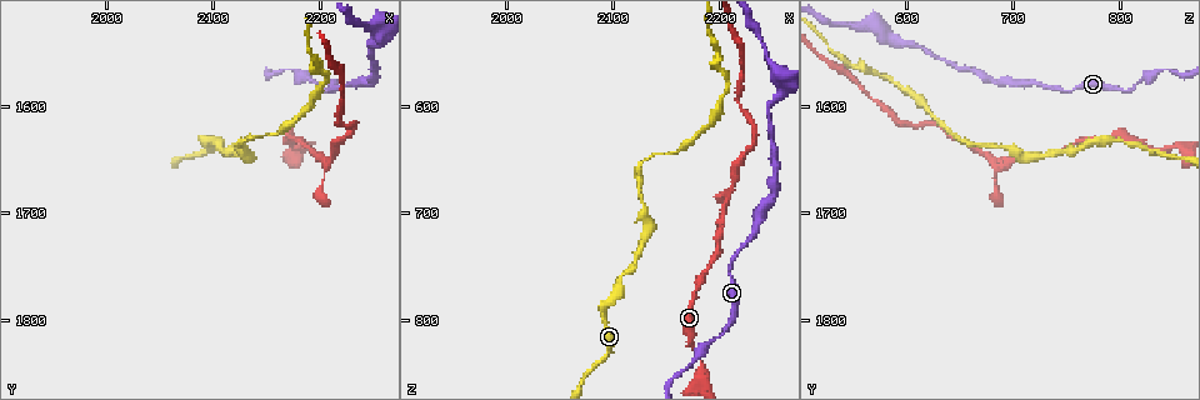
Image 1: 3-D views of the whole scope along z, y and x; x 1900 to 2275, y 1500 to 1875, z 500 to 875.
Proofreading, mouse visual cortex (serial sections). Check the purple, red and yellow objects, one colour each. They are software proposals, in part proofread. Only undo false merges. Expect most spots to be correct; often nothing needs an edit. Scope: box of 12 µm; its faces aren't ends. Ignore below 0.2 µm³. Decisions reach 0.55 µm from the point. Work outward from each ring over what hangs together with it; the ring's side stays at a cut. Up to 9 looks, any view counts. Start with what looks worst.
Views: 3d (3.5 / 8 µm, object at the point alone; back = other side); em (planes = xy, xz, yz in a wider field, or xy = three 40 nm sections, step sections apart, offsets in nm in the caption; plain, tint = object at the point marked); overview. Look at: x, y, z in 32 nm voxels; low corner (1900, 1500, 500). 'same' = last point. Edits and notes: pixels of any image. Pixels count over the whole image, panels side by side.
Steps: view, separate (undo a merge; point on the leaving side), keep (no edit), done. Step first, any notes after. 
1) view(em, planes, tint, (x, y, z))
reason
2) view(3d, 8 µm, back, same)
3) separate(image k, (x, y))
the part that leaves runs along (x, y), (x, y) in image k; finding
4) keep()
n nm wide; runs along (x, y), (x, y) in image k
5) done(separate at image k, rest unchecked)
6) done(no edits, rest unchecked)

view(3d, 3.5 µm, back, (2232, 1618, 628))
sharp bend

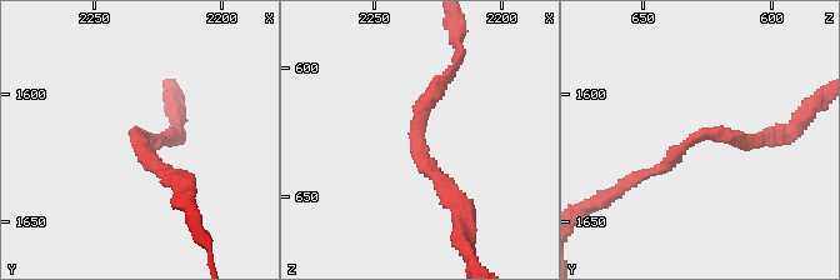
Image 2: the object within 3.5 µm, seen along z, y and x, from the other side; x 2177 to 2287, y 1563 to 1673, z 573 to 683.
keep()
arms of 150, 200 nm; continuous, no second cell

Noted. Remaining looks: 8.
view(3d, 3.5 µm, back, (2184, 1640, 856))
abrupt turn

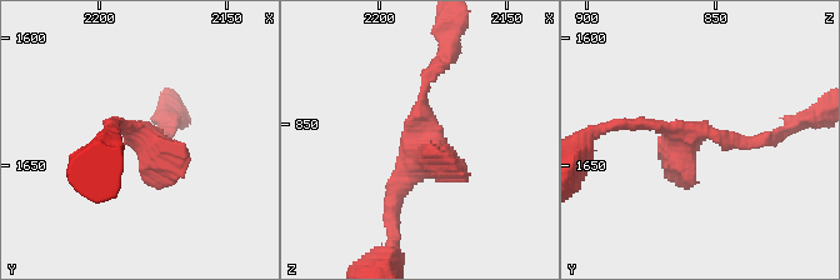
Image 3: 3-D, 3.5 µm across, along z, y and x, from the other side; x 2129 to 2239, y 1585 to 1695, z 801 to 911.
view(em, xy, step 3, tint, (2184, 1637, 852))

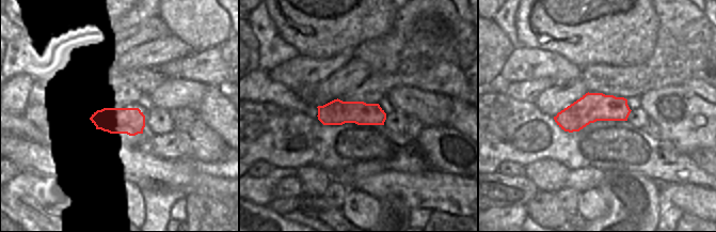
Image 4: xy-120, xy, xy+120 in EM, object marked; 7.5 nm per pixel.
view(em, planes, tint, same)

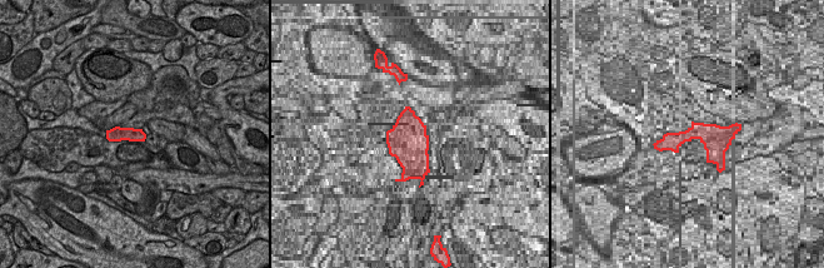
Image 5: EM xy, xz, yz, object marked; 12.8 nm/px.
keep()
runs along (780, 133), (723, 140), (694, 129), (665, 175) in image 3; all the same cell

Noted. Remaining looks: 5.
view(3d, 8 µm, (2250, 1524, 558))
thick turns thin

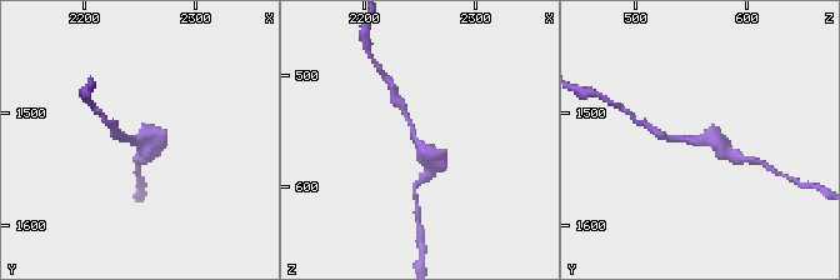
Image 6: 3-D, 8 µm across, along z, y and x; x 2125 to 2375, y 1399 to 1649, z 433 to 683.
view(em, xy, step 3, tint, (2248, 1524, 558))
arms of 200, 400 nm

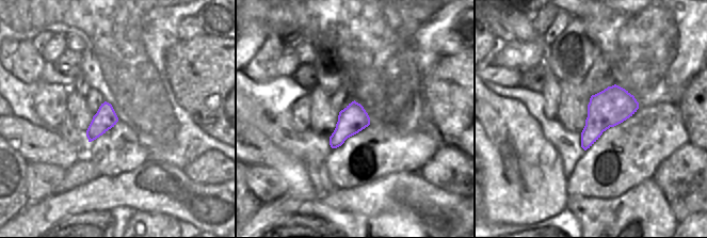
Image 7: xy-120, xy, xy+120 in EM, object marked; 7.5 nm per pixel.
keep()
runs along (431, 166), (411, 131), (405, 108) in image 6; continuous, no second cell

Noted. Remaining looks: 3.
view(3d, 3.5 µm, (2148, 1630, 646))
a narrow waist

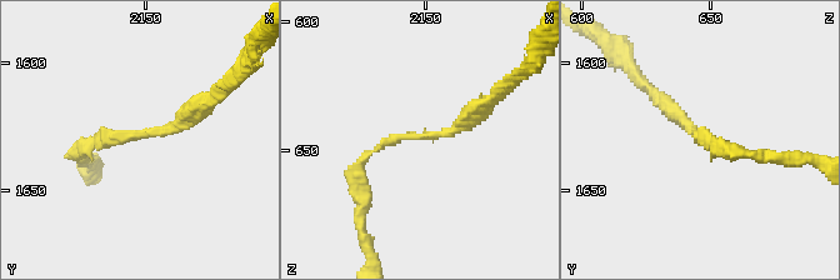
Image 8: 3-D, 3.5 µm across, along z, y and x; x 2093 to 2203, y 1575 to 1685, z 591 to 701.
view(em, xy, step 5, tint, (2149, 1627, 644))
arms of 150, 200 nm; shape alone is not enough

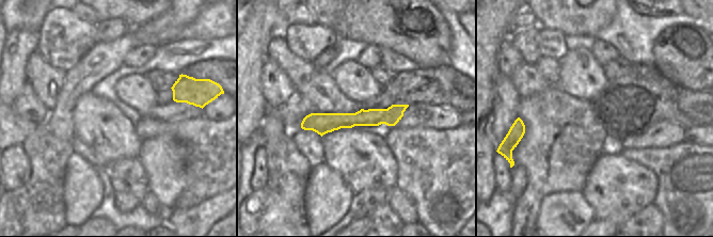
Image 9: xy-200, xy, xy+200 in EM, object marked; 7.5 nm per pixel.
keep()
runs along (79, 150), (159, 135), (205, 104) in image 8; continuous, no second cell

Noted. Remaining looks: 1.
done(no edits, rest unchecked)

